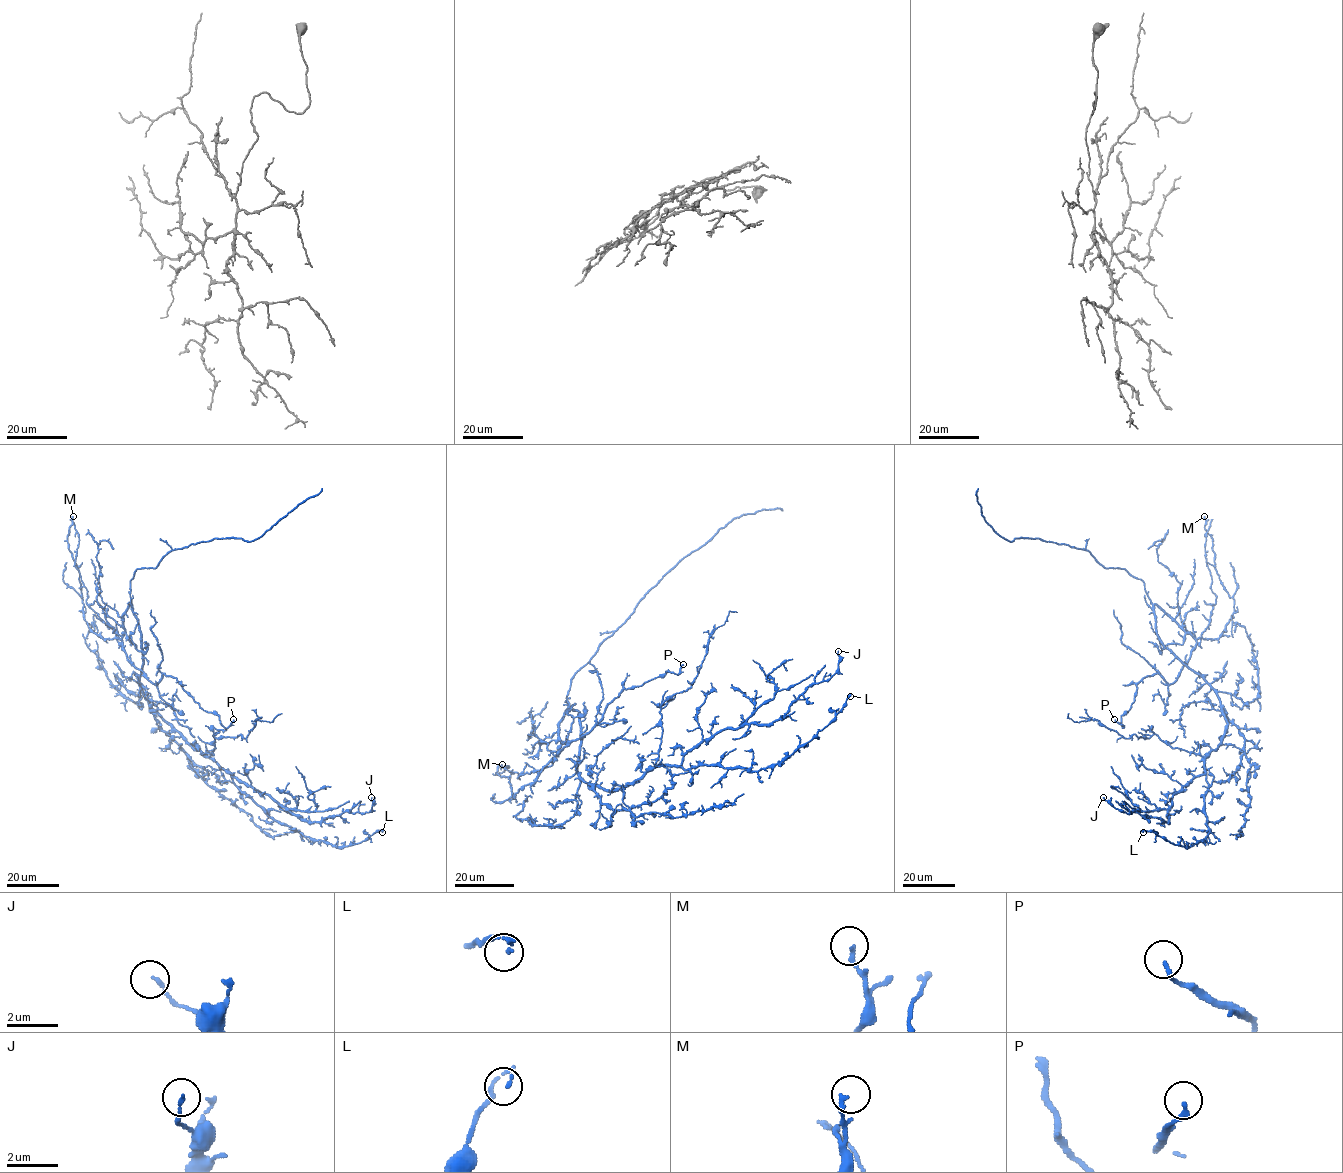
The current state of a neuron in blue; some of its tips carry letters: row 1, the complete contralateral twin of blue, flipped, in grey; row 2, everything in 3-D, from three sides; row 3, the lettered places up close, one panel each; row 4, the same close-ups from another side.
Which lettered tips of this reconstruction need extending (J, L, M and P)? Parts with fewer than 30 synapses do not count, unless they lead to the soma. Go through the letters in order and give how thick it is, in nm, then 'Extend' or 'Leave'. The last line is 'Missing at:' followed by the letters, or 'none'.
J: Thickness 110 nm. Leave
L: Thickness 110 nm. Leave
M: Thickness 160 nm. Leave
P: Thickness 160 nm. Leave
Missing at: none

